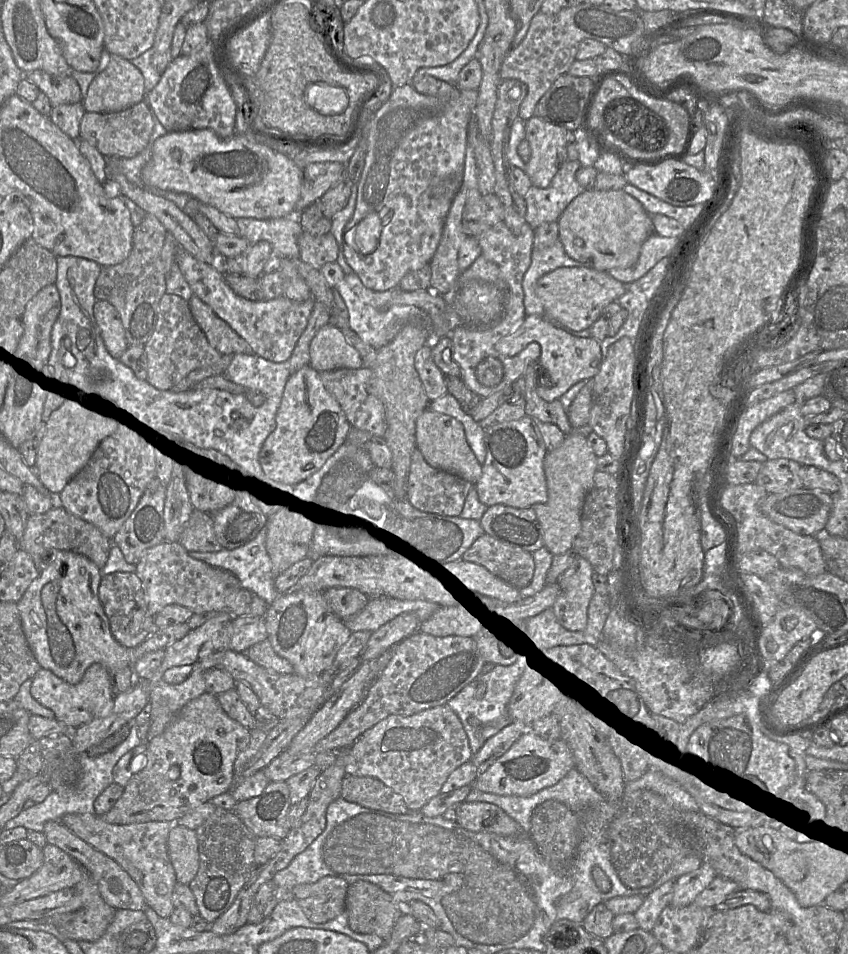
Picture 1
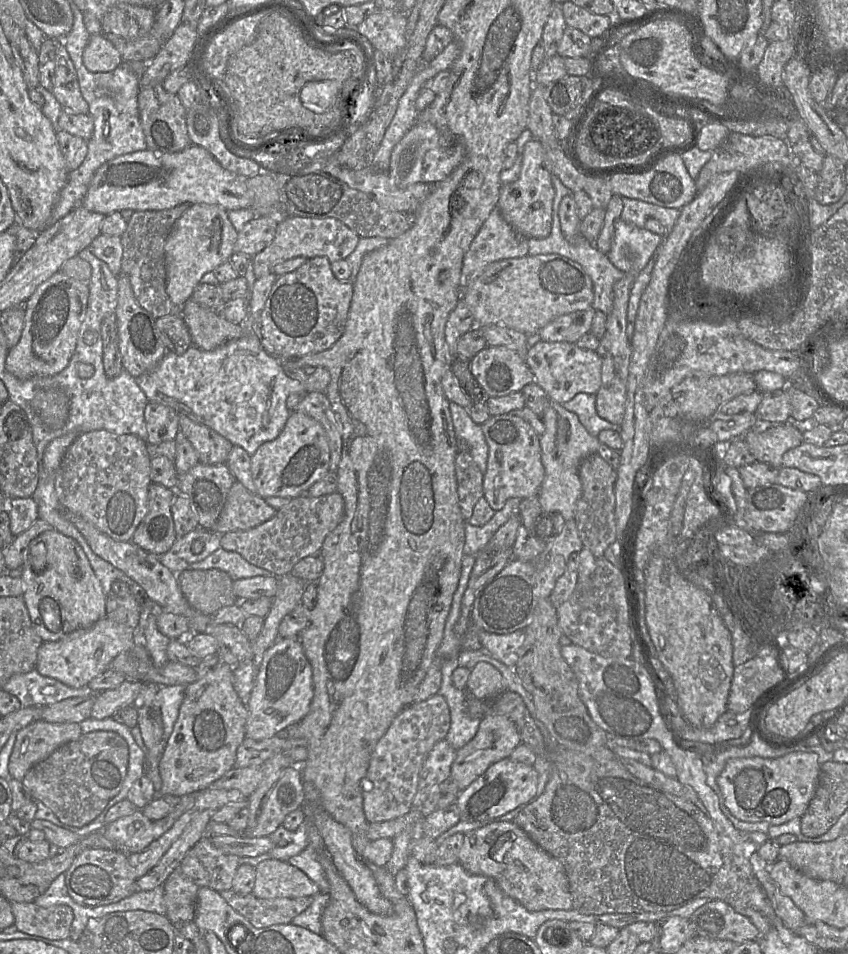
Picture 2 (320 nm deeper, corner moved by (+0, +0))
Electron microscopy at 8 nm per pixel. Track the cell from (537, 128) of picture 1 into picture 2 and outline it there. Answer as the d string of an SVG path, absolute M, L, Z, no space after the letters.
M536 138L527 142L518 179L502 185L497 208L503 218L527 238L545 238L552 229L555 188L551 180L549 160L543 144Z

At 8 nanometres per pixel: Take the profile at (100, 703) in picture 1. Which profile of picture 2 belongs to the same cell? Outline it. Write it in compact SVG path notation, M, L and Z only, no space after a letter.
M105 617L92 626L77 630L58 641L42 642L38 649L36 669L41 675L57 679L67 686L84 687L108 669L118 654L131 648L135 643L136 629Z

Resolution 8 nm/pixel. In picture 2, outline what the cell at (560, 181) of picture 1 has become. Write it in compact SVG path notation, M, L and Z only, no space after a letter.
M620 220L615 226L607 257L625 274L638 274L657 252L662 241L662 236Z

